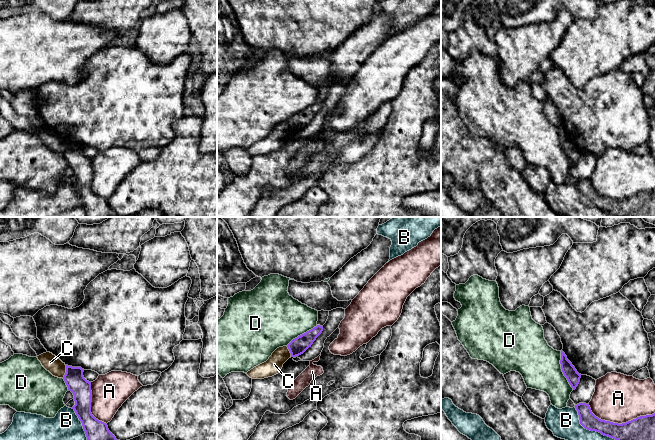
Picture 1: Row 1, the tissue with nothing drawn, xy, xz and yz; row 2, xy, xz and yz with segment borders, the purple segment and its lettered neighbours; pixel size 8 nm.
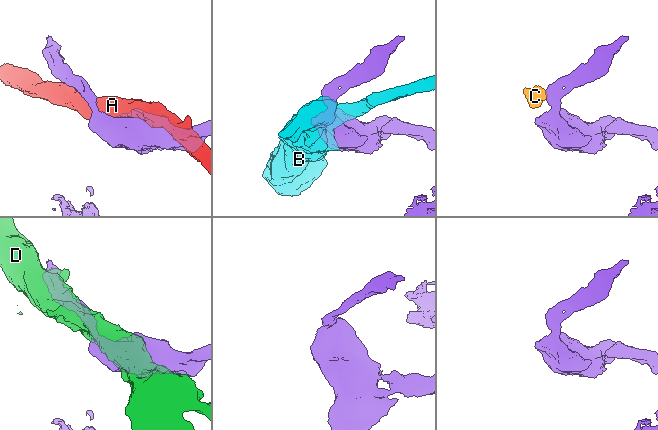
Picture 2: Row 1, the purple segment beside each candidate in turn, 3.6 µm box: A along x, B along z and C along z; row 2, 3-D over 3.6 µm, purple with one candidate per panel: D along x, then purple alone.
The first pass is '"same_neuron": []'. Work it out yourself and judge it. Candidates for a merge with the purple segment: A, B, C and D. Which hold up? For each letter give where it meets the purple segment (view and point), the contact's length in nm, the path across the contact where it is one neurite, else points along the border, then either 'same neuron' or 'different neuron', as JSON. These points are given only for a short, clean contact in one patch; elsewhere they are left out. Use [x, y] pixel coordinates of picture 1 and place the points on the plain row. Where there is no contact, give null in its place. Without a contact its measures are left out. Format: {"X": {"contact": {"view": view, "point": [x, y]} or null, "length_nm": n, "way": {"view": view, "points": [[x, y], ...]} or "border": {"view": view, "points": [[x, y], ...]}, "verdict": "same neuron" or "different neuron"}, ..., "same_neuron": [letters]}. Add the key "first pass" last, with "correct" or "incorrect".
{"A": {"contact": {"view": "yz", "point": [619, 200]}, "length_nm": 550, "verdict": "different neuron"}, "B": {"contact": {"view": "xy", "point": [82, 200]}, "length_nm": 300, "verdict": "different neuron"}, "C": {"contact": {"view": "xy", "point": [66, 147]}, "length_nm": 110, "border": {"view": "xy", "points": [[66, 141], [66, 147], [62, 153]]}, "verdict": "different neuron"}, "D": {"contact": {"view": "yz", "point": [562, 146]}, "length_nm": 320, "verdict": "different neuron"}, "same_neuron": [], "first pass": "correct"}

